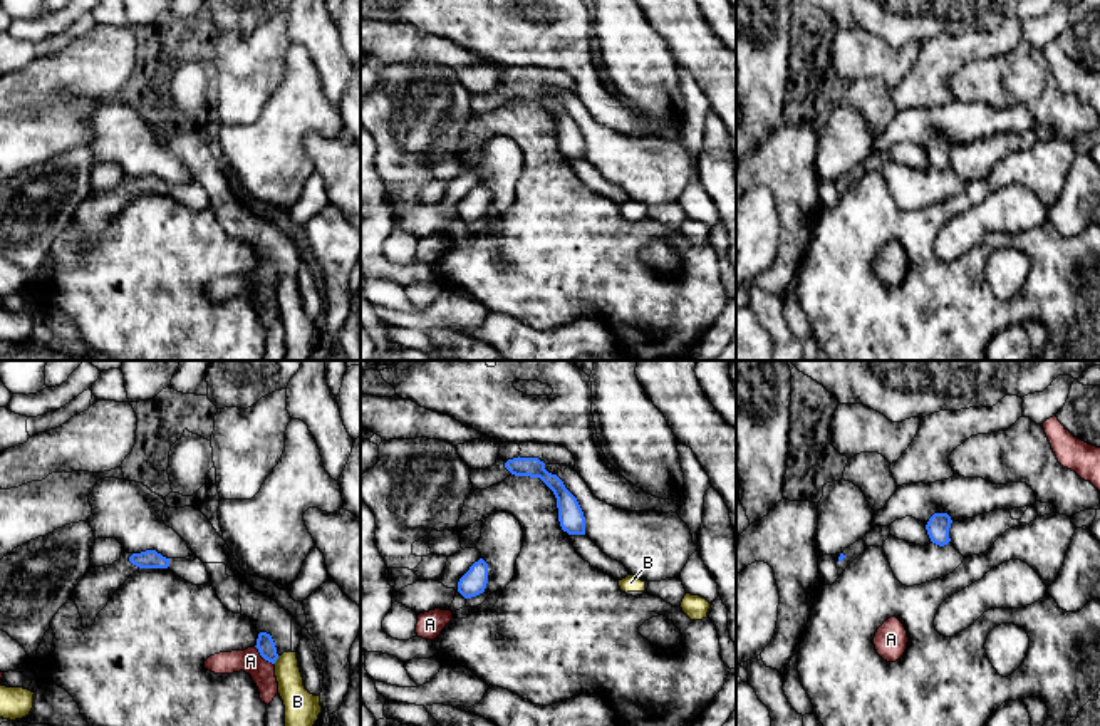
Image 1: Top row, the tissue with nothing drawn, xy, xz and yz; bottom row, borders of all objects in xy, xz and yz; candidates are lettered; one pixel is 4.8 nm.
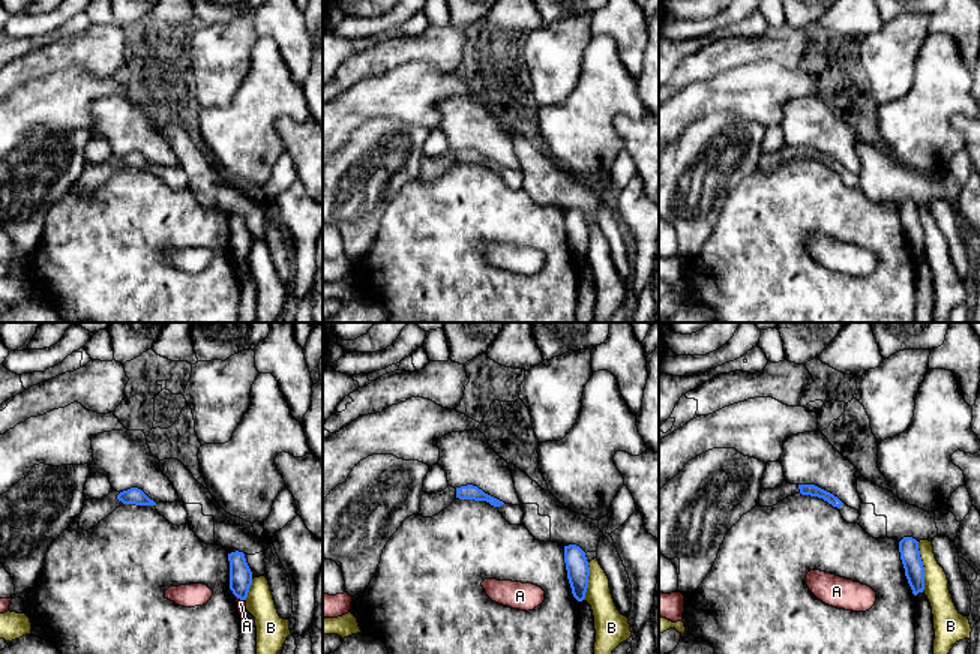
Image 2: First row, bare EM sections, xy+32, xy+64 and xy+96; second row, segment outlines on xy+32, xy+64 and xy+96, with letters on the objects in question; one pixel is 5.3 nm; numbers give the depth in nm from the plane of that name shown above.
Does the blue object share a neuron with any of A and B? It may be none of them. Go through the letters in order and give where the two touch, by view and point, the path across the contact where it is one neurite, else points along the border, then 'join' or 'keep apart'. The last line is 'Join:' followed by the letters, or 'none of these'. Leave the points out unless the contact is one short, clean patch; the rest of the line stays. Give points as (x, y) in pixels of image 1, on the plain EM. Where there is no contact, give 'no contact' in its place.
A: contact xy (262, 280); border xy (254, 270), (272, 289); keep apart
B: contact xy (275, 284); border xy (279, 280), (274, 289); keep apart
Join: none of these

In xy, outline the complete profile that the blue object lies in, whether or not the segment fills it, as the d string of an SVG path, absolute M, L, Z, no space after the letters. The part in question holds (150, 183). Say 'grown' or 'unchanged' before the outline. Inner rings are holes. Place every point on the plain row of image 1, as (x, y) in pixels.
grown; M146 174L141 178L124 176L112 189L91 193L70 221L79 233L82 252L91 252L96 246L97 238L107 230L114 216L139 193L168 191L169 183L156 174Z

